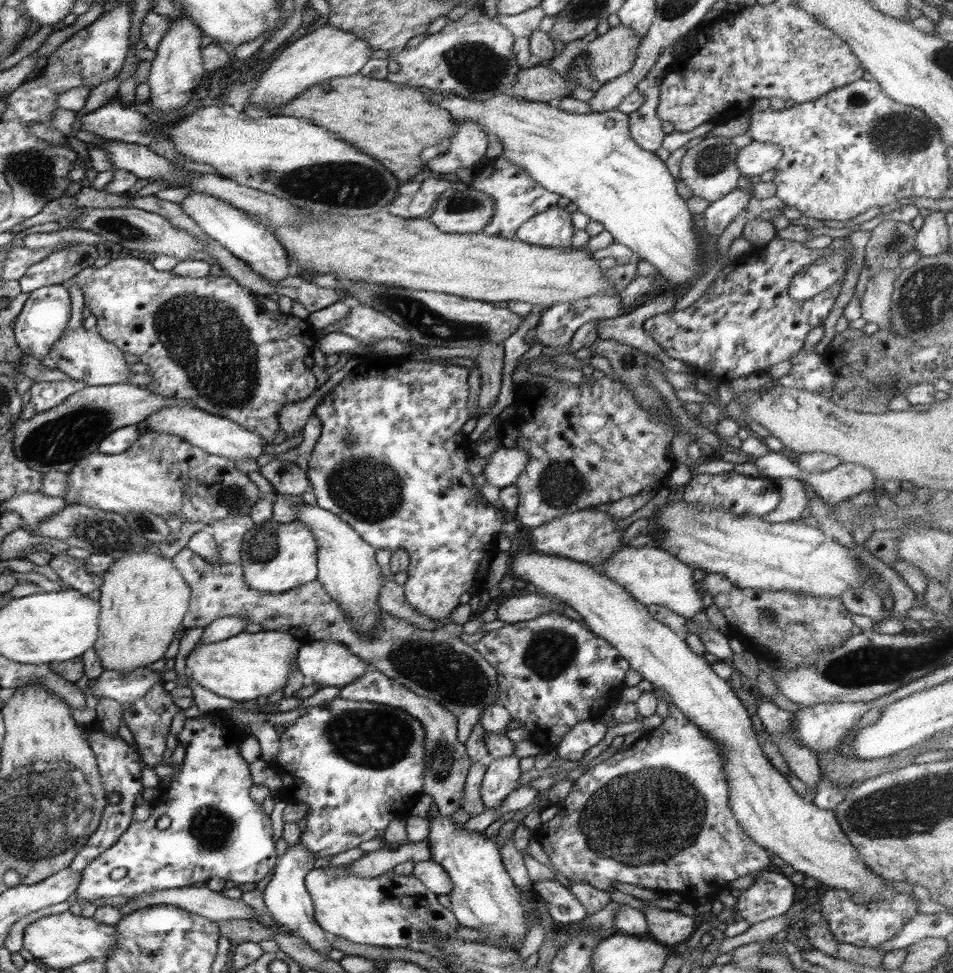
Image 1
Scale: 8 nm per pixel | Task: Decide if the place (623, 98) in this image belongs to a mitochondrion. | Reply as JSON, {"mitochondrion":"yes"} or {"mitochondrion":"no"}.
{"mitochondrion":"no"}

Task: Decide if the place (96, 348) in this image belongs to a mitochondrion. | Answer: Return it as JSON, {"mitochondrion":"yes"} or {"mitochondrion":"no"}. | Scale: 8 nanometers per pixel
{"mitochondrion":"no"}

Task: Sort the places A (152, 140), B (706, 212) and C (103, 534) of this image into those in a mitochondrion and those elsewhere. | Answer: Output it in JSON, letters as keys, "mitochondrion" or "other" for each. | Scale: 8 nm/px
{"A":"other","B":"other","C":"mitochondrion"}

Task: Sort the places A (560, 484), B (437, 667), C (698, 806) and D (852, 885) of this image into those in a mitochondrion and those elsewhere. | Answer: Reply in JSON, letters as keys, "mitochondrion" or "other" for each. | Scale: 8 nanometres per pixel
{"A":"mitochondrion","B":"mitochondrion","C":"mitochondrion","D":"other"}

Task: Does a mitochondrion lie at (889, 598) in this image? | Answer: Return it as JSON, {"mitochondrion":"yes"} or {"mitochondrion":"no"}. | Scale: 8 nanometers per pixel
{"mitochondrion":"no"}

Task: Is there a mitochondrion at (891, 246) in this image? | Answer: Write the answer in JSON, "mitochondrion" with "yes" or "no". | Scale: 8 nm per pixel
{"mitochondrion":"yes"}

